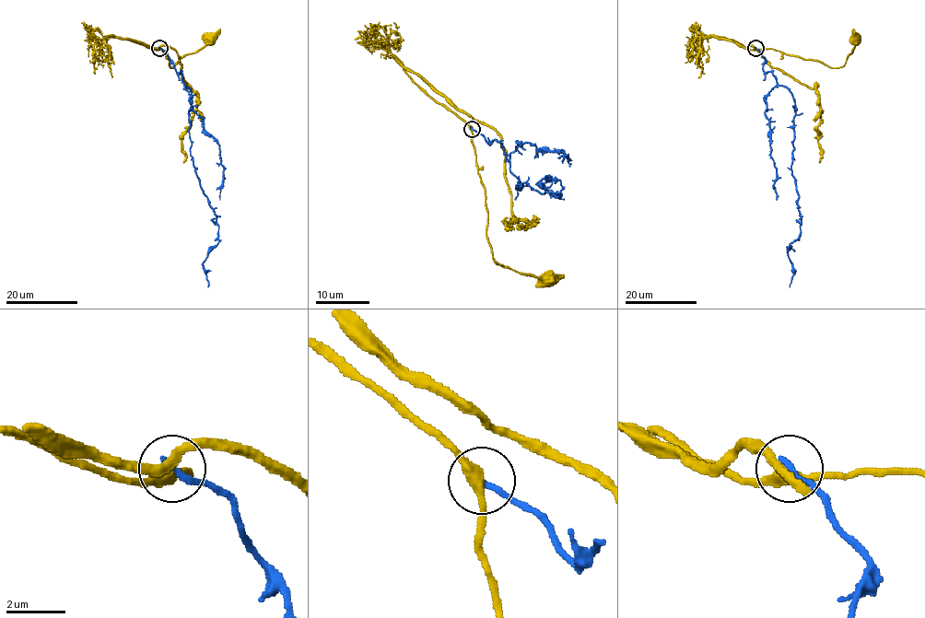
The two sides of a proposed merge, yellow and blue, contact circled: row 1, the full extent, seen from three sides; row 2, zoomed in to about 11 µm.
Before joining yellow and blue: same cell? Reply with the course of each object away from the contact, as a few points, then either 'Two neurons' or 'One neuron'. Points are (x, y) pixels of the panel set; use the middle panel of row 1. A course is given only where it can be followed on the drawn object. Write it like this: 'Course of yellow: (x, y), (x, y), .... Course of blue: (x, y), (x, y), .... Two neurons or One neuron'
Course of yellow: (473, 128), (491, 253), (499, 264), (514, 271), (548, 278). Course of blue: (473, 128), (499, 143), (516, 189), (523, 182), (561, 195), (561, 182), (537, 183), (545, 180). Two neurons

